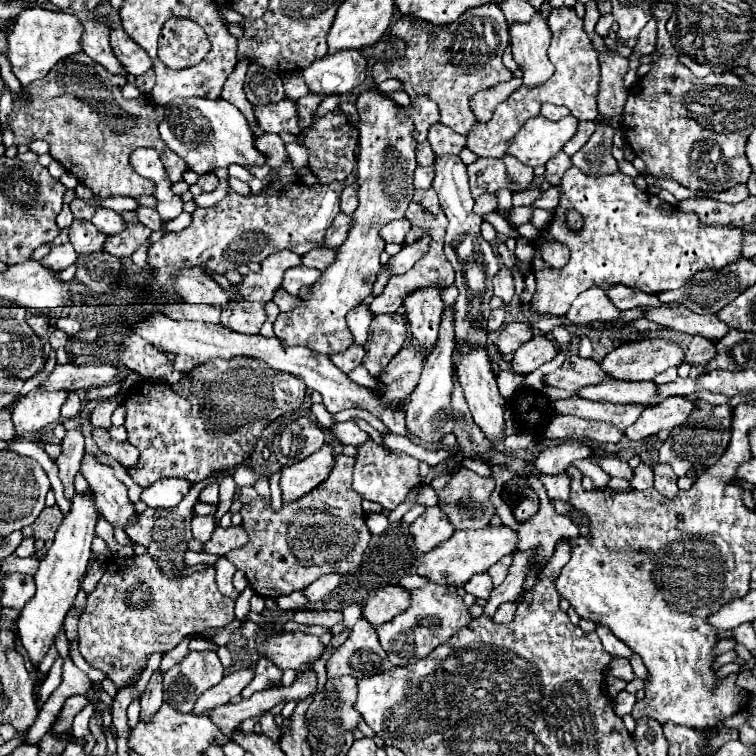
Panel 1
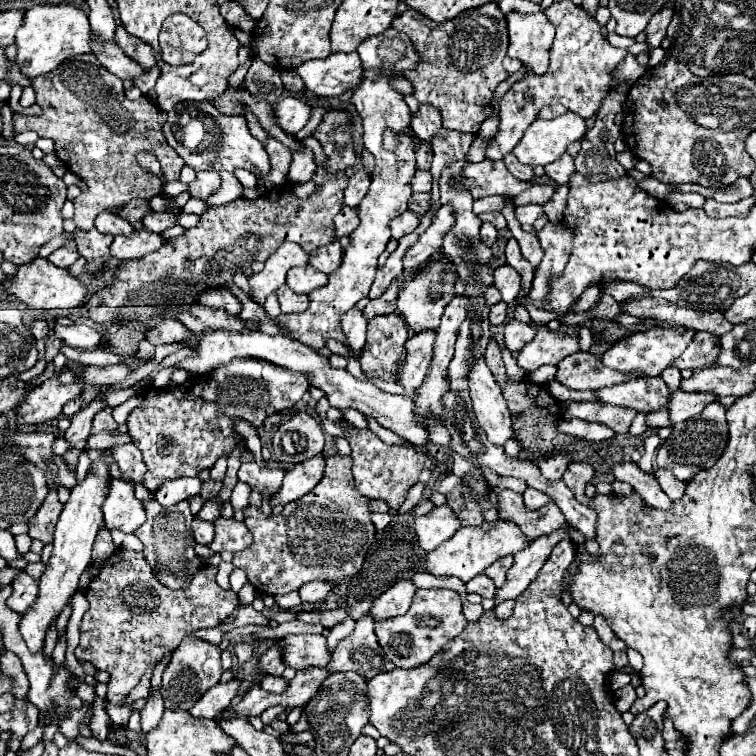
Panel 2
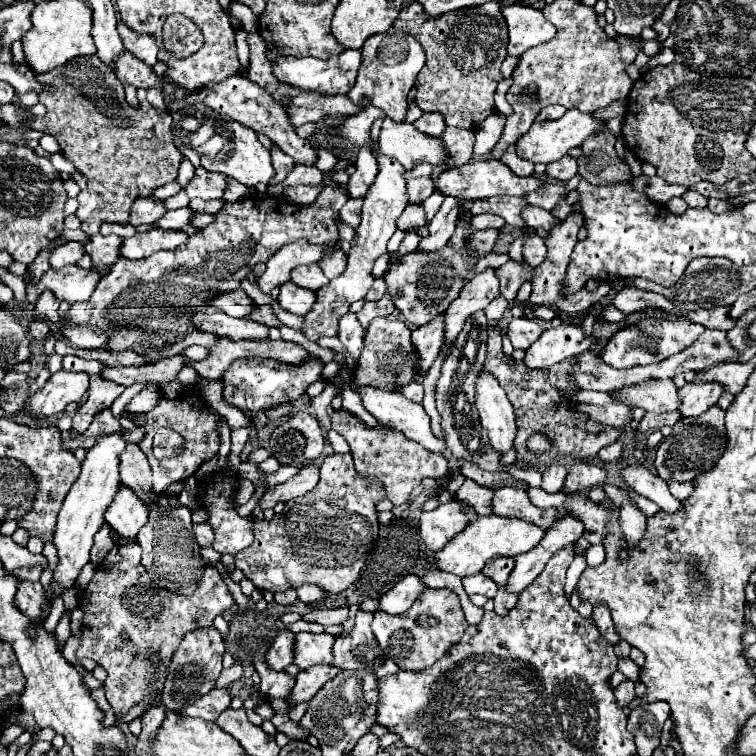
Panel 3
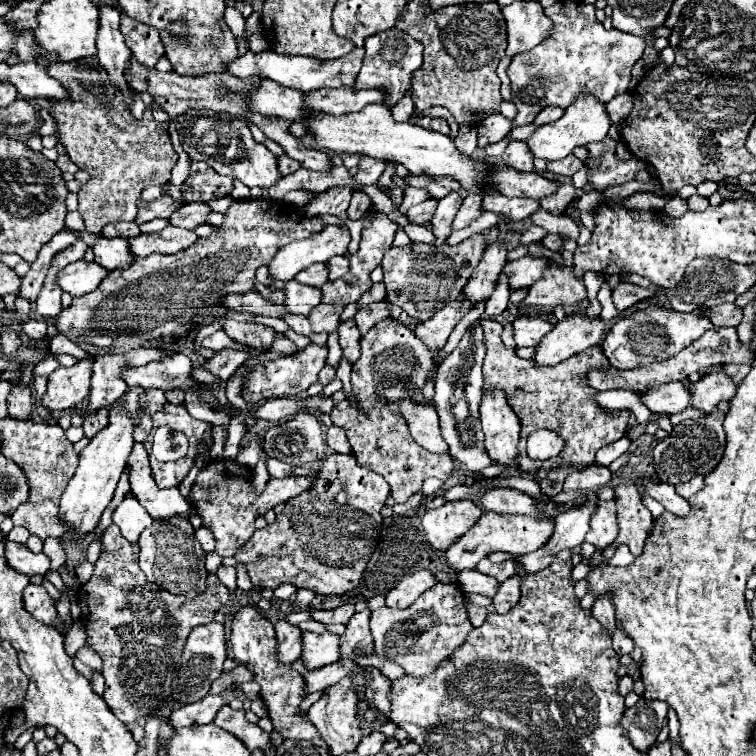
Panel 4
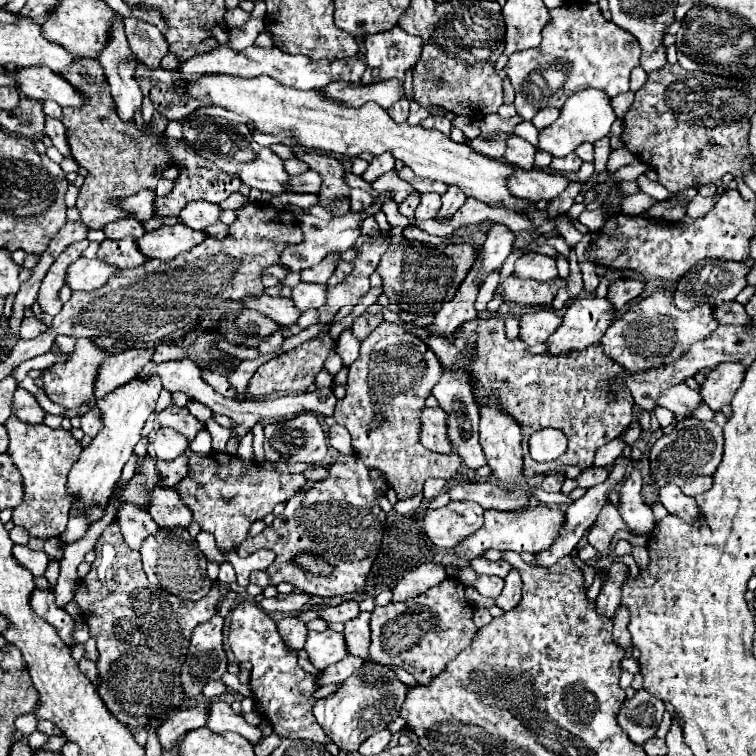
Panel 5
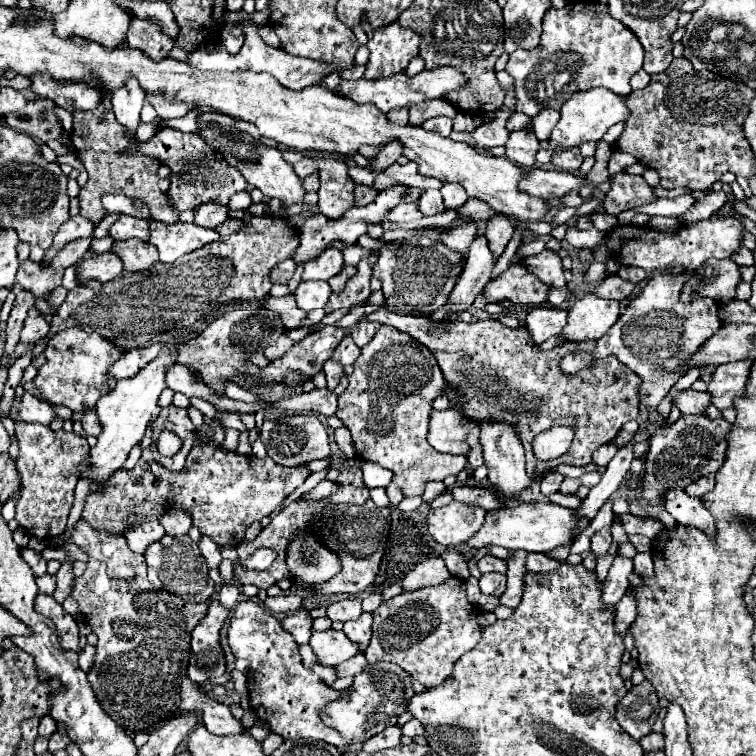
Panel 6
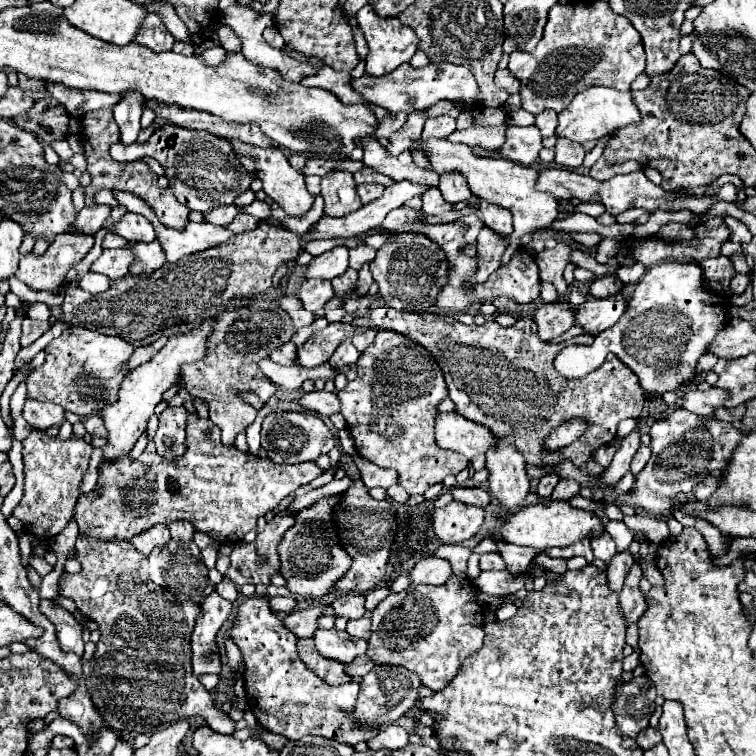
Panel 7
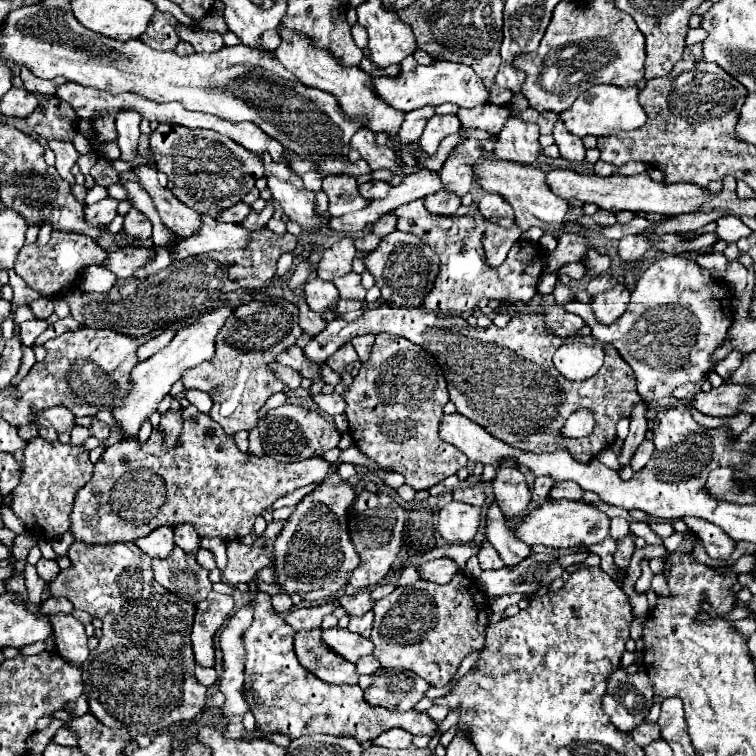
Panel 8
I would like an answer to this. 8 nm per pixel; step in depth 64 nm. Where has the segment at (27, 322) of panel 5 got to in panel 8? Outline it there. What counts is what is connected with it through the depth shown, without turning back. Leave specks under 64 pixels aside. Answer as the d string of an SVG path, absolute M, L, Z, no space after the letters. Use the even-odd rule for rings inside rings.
M28 320L28 322L22 322L20 324L20 338L22 338L22 344L24 346L32 346L34 340L46 330L48 322L44 320Z

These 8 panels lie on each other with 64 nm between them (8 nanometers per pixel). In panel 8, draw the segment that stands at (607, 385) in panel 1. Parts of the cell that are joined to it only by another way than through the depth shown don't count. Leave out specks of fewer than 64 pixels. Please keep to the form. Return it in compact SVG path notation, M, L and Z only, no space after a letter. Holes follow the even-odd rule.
M724 382L710 392L698 392L694 396L694 406L698 412L708 416L734 416L742 402L748 400L752 392L750 384L728 384Z

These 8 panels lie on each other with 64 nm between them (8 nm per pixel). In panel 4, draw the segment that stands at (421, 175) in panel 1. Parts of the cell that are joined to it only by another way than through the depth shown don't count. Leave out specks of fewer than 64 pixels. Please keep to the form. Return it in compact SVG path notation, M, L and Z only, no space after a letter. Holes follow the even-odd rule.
M408 188L406 192L404 192L404 200L402 200L402 206L400 206L400 212L402 214L406 214L414 204L420 204L422 200L426 200L430 194L428 192L424 192L424 190L420 190L420 188Z

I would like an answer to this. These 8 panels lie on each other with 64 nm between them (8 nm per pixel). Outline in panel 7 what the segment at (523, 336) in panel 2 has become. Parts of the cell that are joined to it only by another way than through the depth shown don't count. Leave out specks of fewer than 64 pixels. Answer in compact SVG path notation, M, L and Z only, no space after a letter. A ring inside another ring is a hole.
M560 302L542 304L532 318L536 318L540 338L544 338L544 340L558 338L576 324L574 314Z

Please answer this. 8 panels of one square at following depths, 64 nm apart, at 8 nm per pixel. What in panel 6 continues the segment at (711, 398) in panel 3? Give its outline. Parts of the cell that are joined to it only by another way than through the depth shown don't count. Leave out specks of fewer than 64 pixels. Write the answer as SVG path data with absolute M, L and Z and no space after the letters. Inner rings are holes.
M740 360L736 364L720 364L714 370L712 382L708 384L708 392L712 392L712 404L720 410L732 408L736 394L746 392L746 382L750 376L754 360Z

